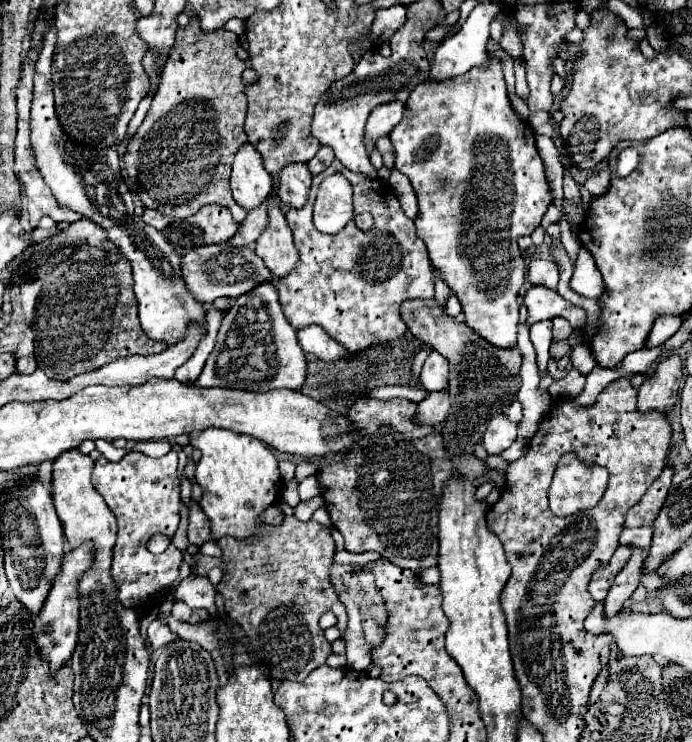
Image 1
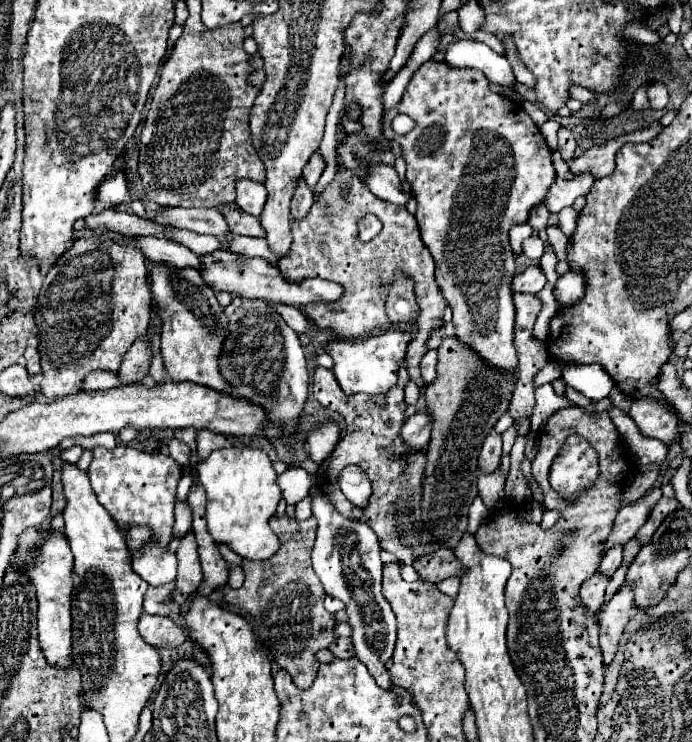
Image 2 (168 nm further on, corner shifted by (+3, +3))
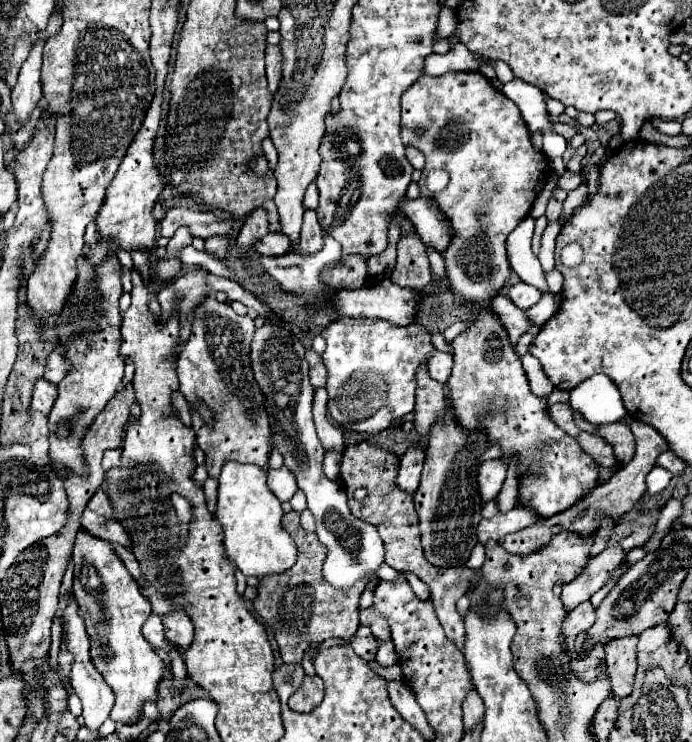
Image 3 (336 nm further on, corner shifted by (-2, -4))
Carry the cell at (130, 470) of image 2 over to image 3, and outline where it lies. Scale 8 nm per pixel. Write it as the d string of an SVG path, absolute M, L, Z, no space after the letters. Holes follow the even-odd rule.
M108 449L104 451L104 457L102 457L102 469L104 471L110 471L112 467L120 467L122 465L122 449Z

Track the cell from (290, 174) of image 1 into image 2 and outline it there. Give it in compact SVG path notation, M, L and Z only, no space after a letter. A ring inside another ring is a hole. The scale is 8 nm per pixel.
M299 180L295 196L291 200L291 216L293 216L293 220L301 220L303 216L307 216L307 212L311 210L311 204L313 204L313 194L311 194L309 186L303 180Z

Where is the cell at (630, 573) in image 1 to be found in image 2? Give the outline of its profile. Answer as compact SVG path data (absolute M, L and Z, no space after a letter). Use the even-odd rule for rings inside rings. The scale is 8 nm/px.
M623 586L619 588L619 592L611 598L611 602L607 602L603 606L601 612L601 634L599 634L599 644L603 650L603 658L605 658L605 666L609 666L615 658L621 634L627 626L627 622L637 614L635 606L633 606L633 592L631 586Z

